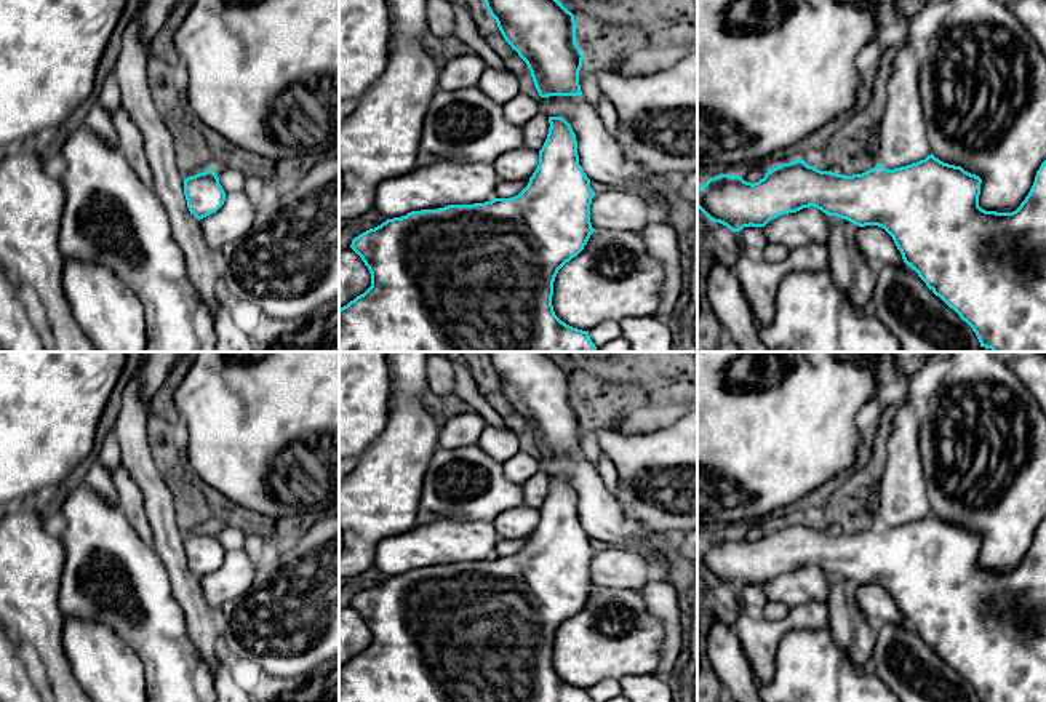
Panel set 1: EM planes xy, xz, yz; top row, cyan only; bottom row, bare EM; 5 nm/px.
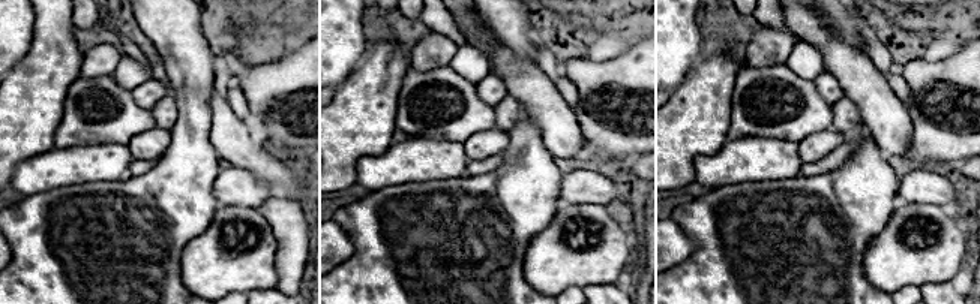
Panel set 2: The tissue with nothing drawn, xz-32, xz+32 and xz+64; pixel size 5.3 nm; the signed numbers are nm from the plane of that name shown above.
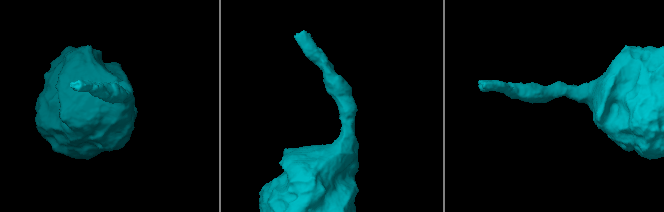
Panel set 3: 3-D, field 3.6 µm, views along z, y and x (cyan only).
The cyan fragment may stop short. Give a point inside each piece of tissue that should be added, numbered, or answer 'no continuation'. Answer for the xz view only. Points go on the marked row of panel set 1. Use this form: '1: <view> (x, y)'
no continuation

